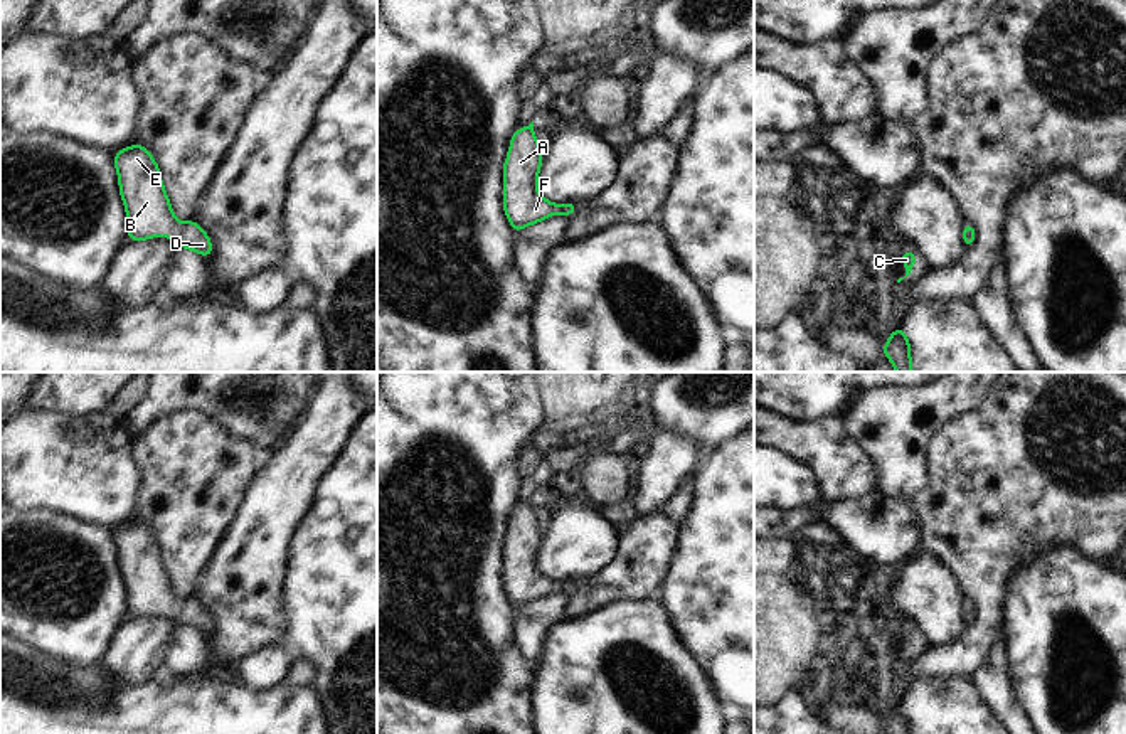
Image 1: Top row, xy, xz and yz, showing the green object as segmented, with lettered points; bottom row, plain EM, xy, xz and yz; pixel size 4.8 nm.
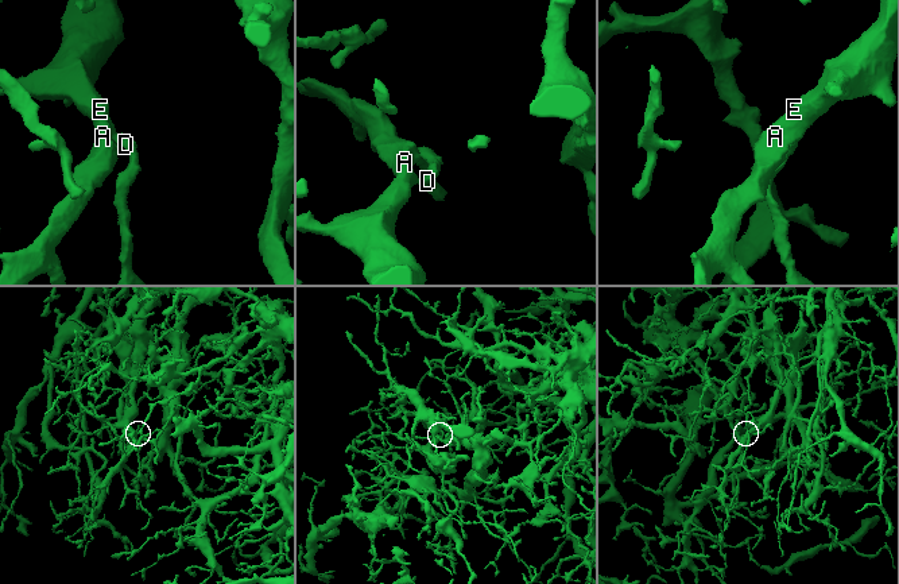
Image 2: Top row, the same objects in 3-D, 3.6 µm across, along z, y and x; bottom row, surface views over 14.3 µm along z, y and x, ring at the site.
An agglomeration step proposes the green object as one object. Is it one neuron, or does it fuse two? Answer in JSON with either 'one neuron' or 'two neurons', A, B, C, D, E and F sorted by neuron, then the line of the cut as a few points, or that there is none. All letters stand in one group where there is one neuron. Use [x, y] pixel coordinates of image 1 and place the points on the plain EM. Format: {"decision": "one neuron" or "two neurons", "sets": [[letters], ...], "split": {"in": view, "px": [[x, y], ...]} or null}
{"decision": "one neuron", "sets": [["A", "B", "C", "D", "E", "F"]], "split": null}

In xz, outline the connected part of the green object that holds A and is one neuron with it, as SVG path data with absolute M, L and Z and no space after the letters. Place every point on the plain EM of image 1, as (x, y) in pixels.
M532 498L513 510L503 542L503 588L513 609L542 599L555 589L571 594L577 586L577 581L572 579L560 582L547 579L539 571L537 552L542 535Z

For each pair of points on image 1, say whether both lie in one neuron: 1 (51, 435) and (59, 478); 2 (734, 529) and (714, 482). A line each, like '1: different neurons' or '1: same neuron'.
1: same neuron
2: same neuron

